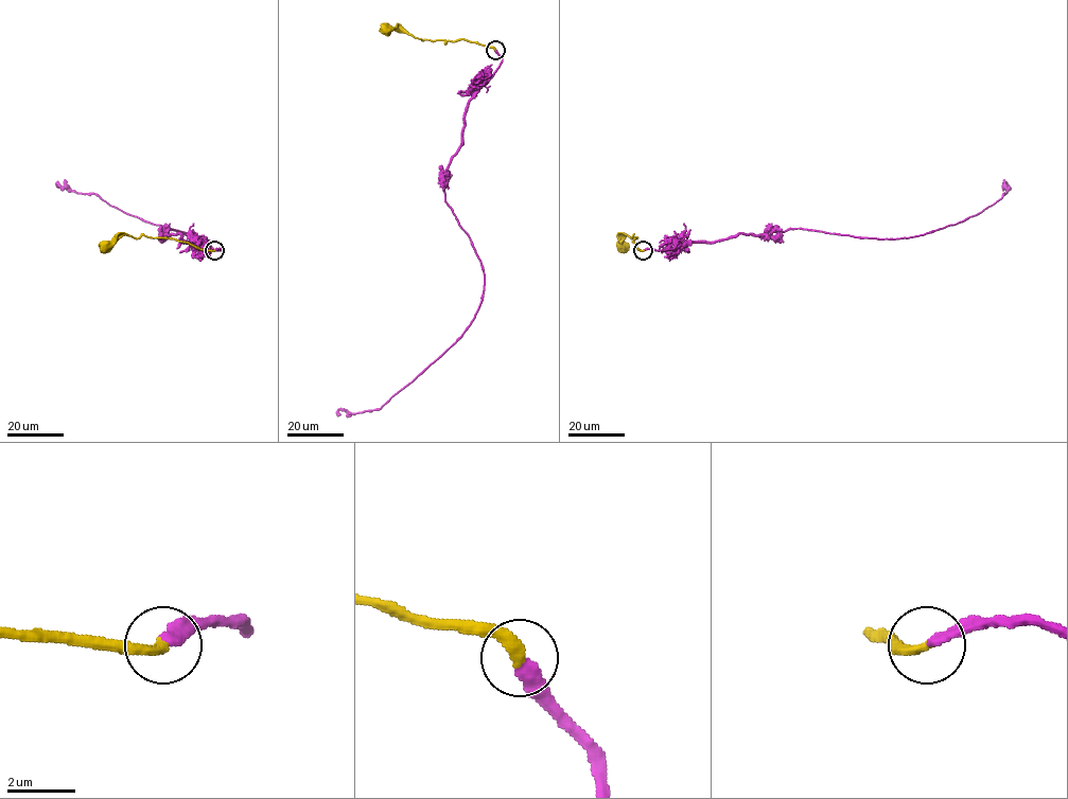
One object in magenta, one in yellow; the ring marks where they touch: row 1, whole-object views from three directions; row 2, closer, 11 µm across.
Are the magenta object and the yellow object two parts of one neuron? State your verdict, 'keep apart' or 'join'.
join

